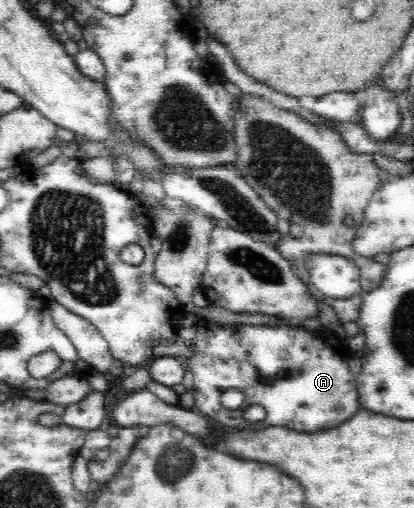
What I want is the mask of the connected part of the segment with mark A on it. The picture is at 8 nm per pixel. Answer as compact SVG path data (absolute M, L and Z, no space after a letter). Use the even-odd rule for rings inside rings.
M201 320L197 356L189 360L195 374L195 404L204 415L211 416L216 424L232 426L236 429L264 429L270 426L291 428L297 432L315 432L321 428L335 428L347 420L359 404L359 394L353 374L349 372L345 360L335 350L335 340L327 344L322 336L295 325L247 325L221 324ZM227 390L240 390L245 394L244 405L239 410L231 410L221 405L221 396ZM249 406L261 406L265 418L252 422L243 414Z

